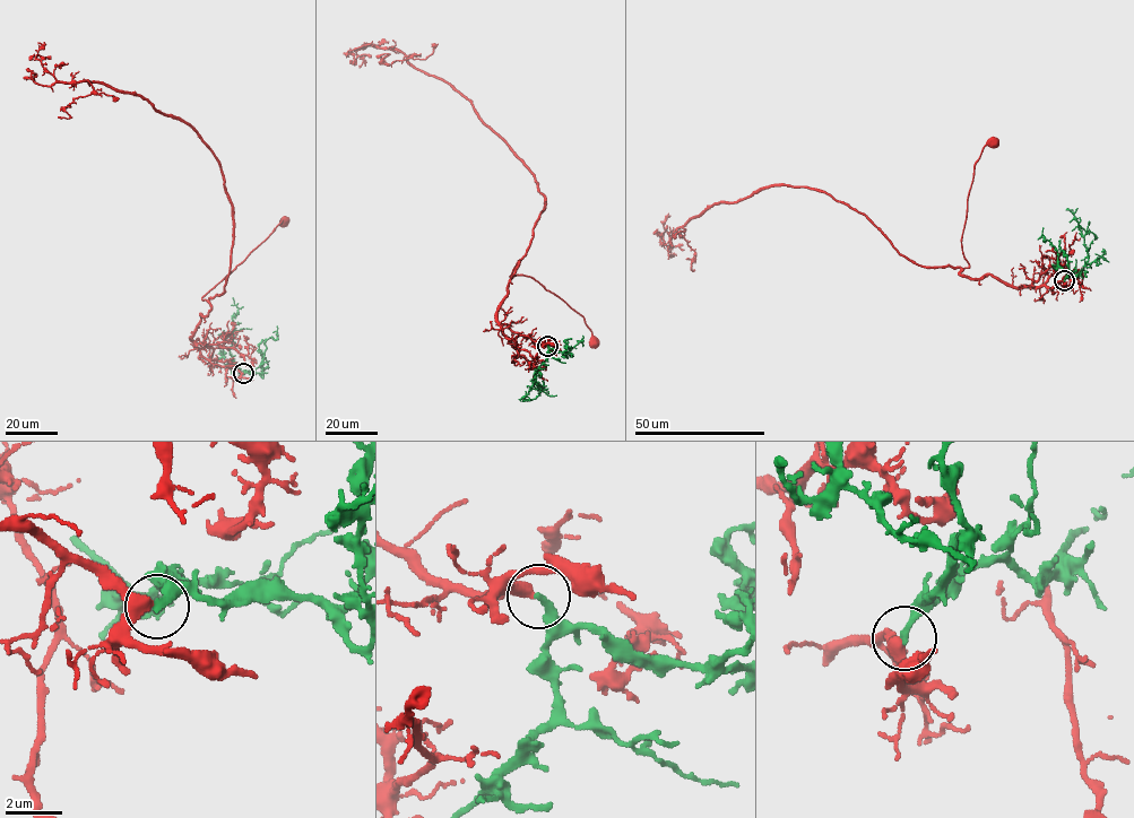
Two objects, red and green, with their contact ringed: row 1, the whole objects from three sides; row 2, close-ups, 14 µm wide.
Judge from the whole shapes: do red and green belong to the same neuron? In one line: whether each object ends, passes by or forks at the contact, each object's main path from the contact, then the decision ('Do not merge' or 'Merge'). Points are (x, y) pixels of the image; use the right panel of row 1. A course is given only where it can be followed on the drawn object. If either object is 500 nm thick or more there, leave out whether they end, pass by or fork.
At the ring red passes by. At the ring green ends. Course of red: (1064, 280), (1052, 290), (960, 273), (969, 267), (961, 236), (975, 166), (994, 141). Course of green: (1064, 280), (1071, 273), (1079, 275), (1089, 260), (1081, 226), (1074, 214), (1066, 209). Do not merge

